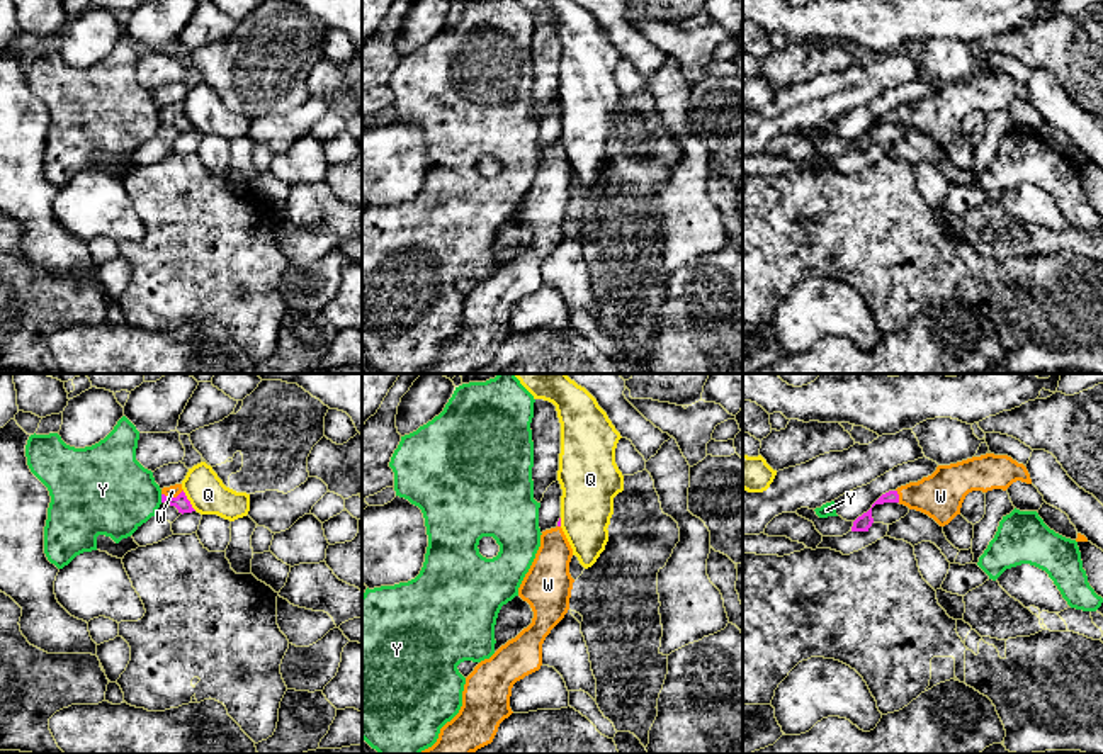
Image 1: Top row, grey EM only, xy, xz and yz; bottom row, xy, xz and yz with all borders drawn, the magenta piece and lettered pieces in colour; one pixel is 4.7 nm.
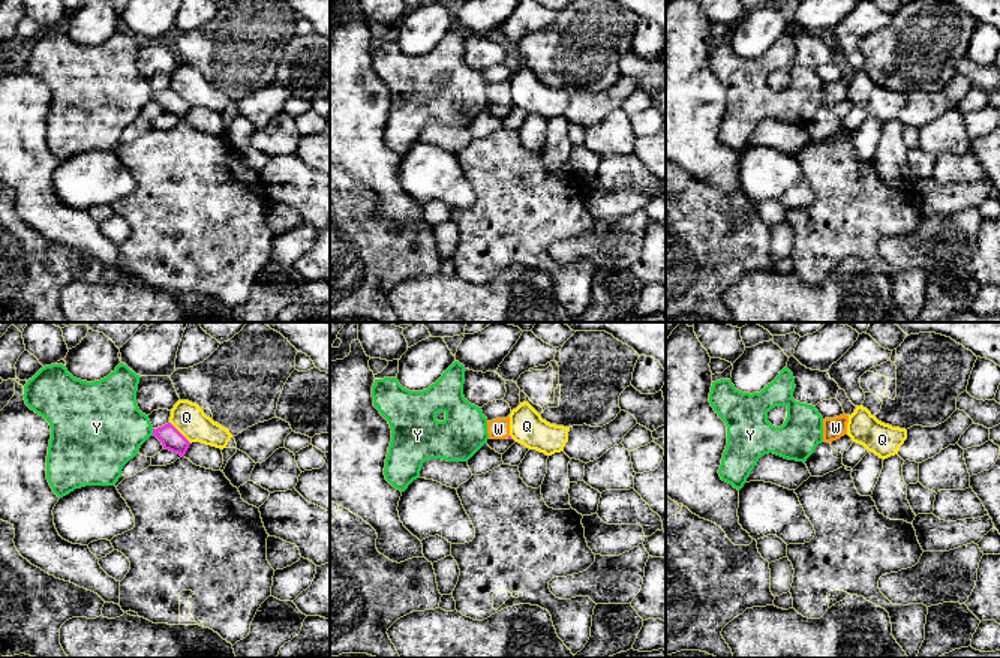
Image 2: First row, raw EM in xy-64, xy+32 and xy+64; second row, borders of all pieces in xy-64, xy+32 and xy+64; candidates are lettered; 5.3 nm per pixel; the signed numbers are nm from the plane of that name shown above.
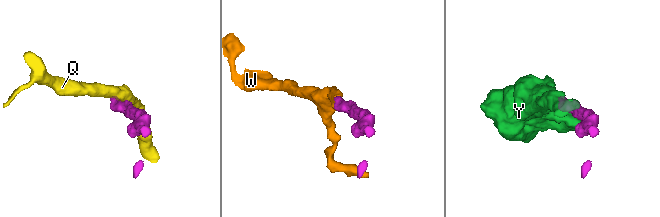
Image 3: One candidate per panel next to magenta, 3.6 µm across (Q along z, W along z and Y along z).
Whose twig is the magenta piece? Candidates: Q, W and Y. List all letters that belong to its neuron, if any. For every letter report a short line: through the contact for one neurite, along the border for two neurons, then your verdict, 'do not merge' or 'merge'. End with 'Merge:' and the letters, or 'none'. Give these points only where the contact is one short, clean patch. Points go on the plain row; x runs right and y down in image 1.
Q: do not merge
W: xy (181, 121), (172, 118), (172, 111) | merge
Y: xy (160, 114), (162, 121) | do not merge
Merge: W

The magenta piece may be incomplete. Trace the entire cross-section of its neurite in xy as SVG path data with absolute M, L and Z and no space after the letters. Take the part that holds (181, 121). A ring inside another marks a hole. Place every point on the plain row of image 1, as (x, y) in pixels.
M175 104L170 107L163 107L161 109L161 122L175 126L178 129L178 132L192 132L195 131L190 124L190 121L187 119L182 104Z

